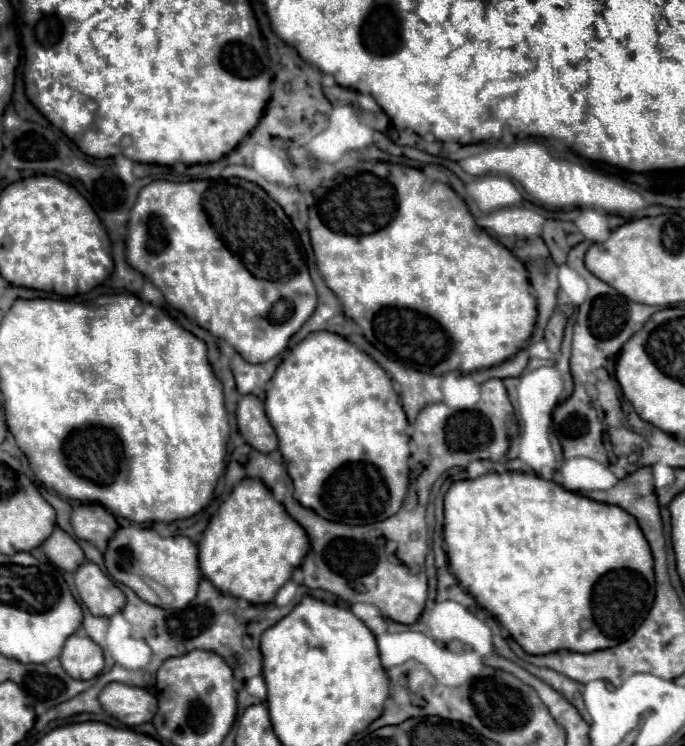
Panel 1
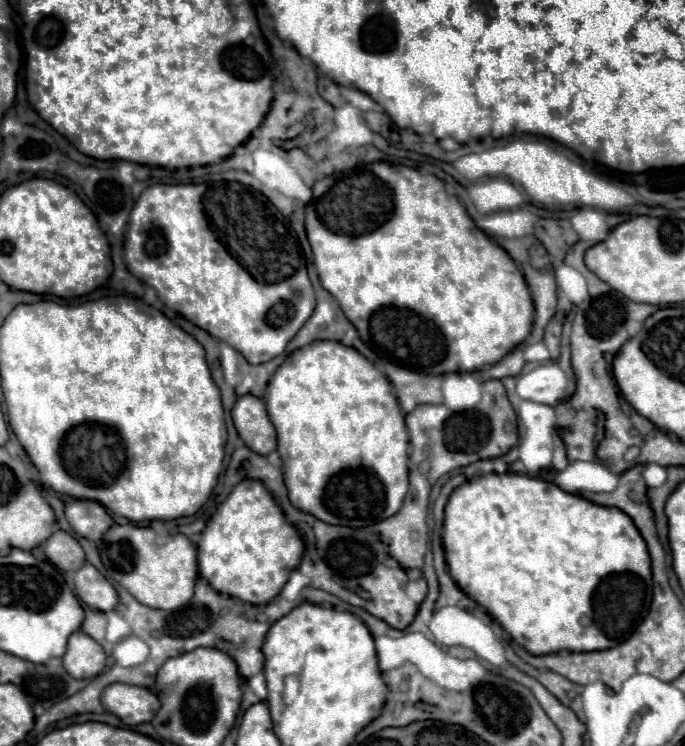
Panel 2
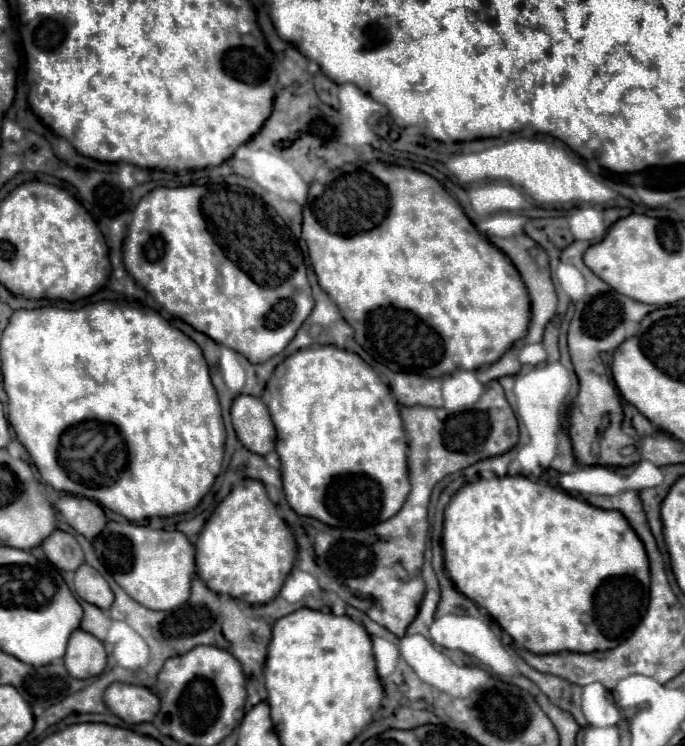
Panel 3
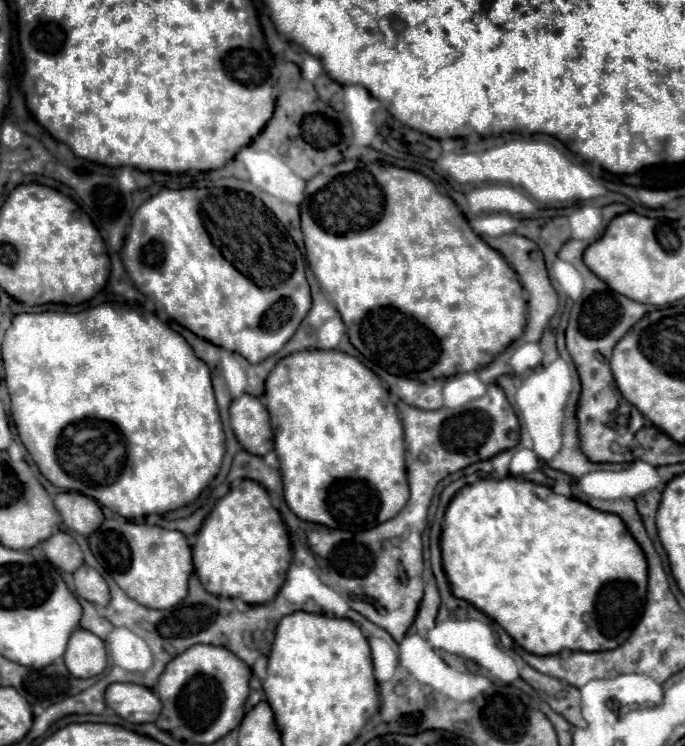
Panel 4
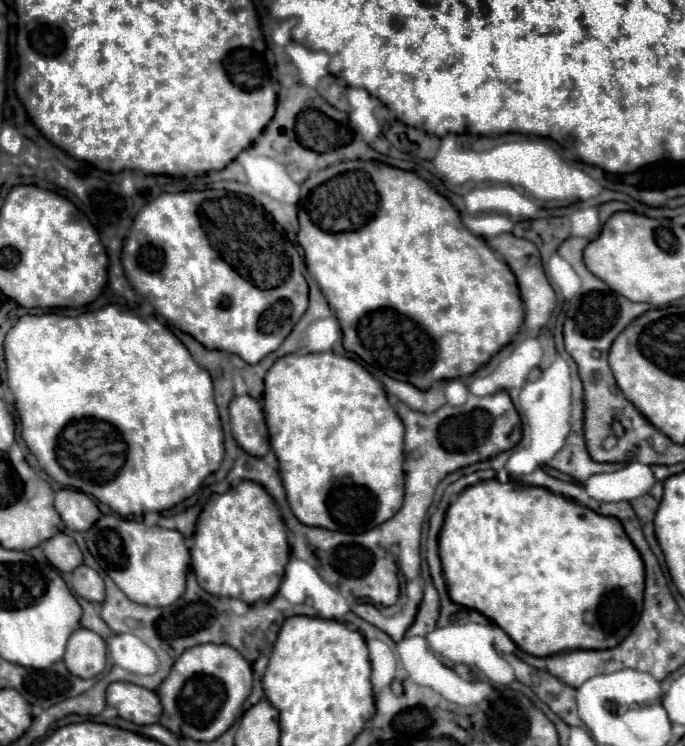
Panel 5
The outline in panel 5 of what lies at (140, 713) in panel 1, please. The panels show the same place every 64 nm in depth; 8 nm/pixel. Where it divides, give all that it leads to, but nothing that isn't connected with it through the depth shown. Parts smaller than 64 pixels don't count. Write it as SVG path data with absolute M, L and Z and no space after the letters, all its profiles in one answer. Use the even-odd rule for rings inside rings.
M112 682L106 690L106 704L114 706L118 710L118 716L134 724L156 724L162 714L162 704L158 700L158 694L130 682Z

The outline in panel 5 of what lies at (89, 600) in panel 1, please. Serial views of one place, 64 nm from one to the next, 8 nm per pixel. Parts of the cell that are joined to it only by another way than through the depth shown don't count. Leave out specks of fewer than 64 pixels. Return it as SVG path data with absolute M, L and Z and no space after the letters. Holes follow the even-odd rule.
M78 566L74 572L72 572L74 580L72 580L72 586L74 586L74 592L84 598L84 600L90 600L90 602L98 602L102 604L104 598L106 598L106 590L104 590L104 580L100 578L100 574L88 566Z

